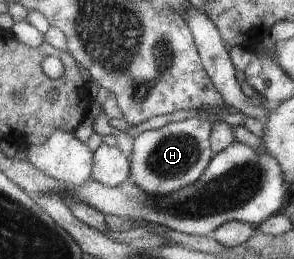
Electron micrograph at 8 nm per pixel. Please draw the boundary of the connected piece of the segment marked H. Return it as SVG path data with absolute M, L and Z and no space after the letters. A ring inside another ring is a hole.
M211 115L205 119L194 117L141 133L134 140L131 154L133 172L128 182L137 184L145 192L161 196L197 182L216 156L210 140L216 119Z

